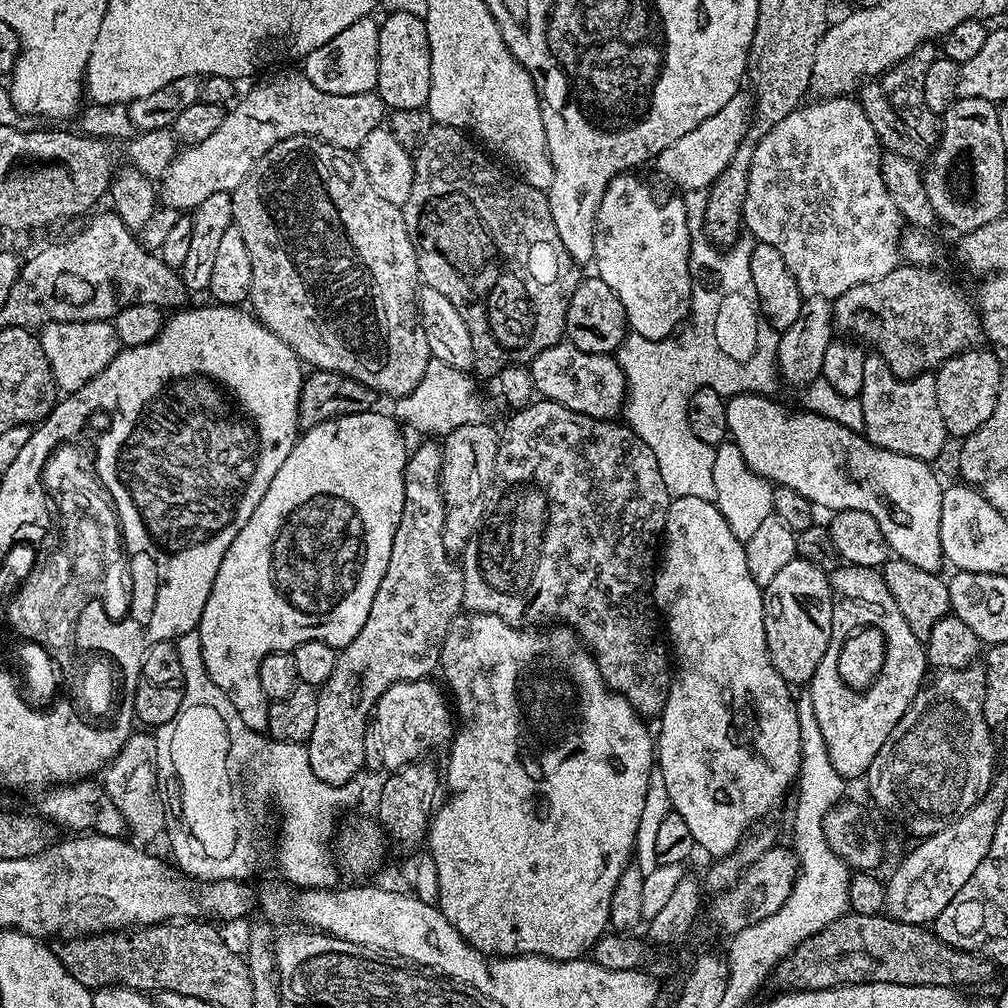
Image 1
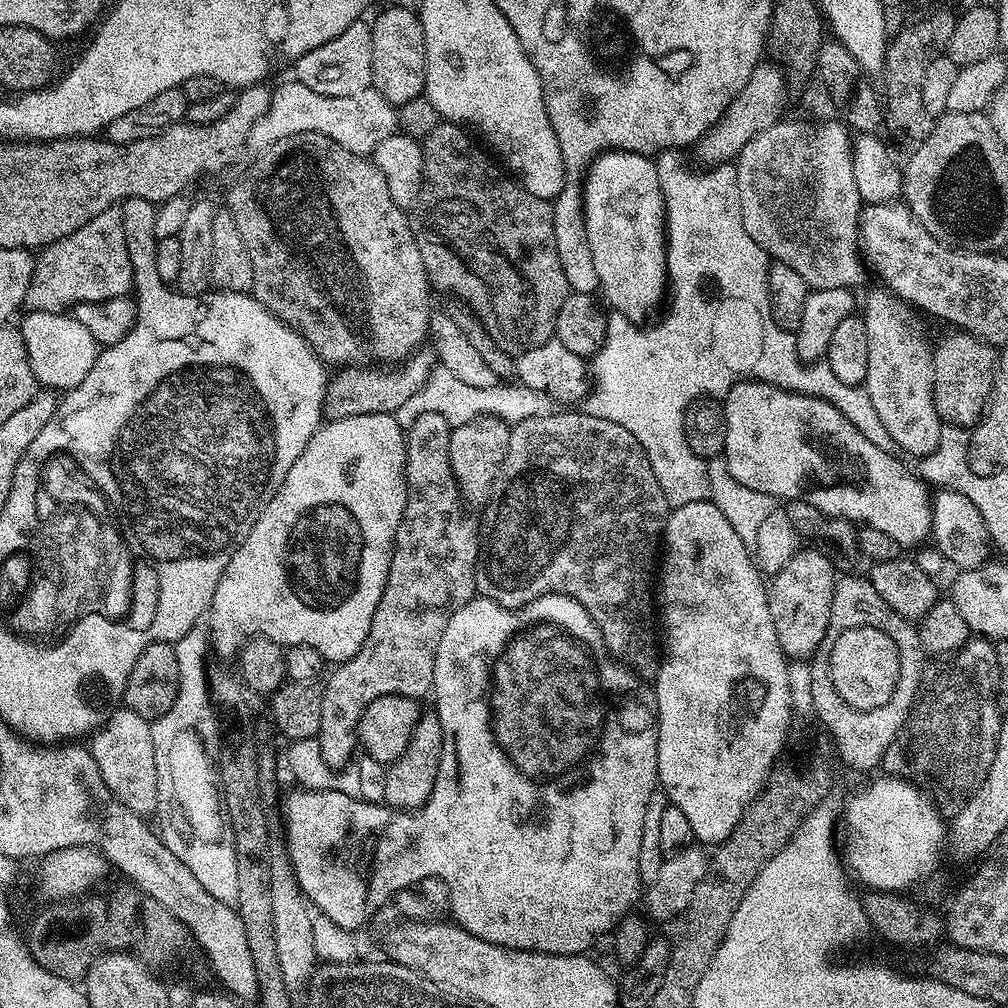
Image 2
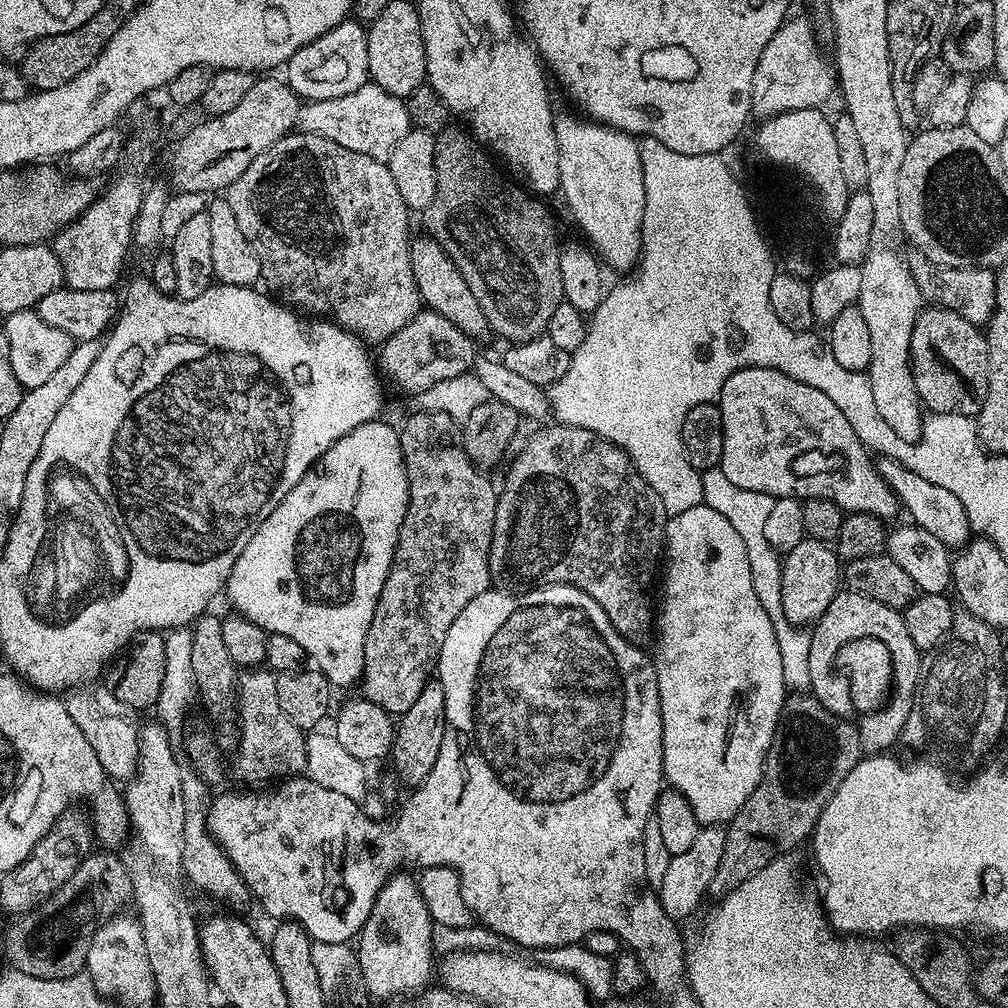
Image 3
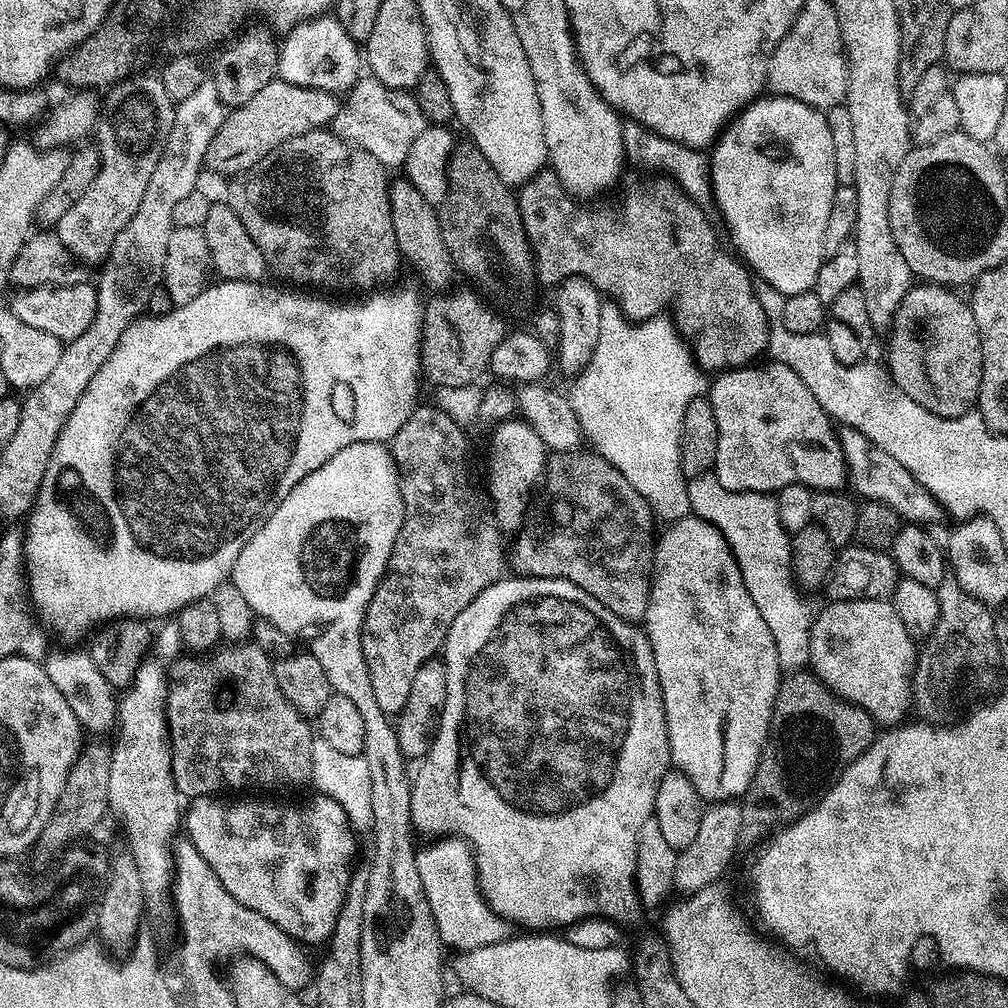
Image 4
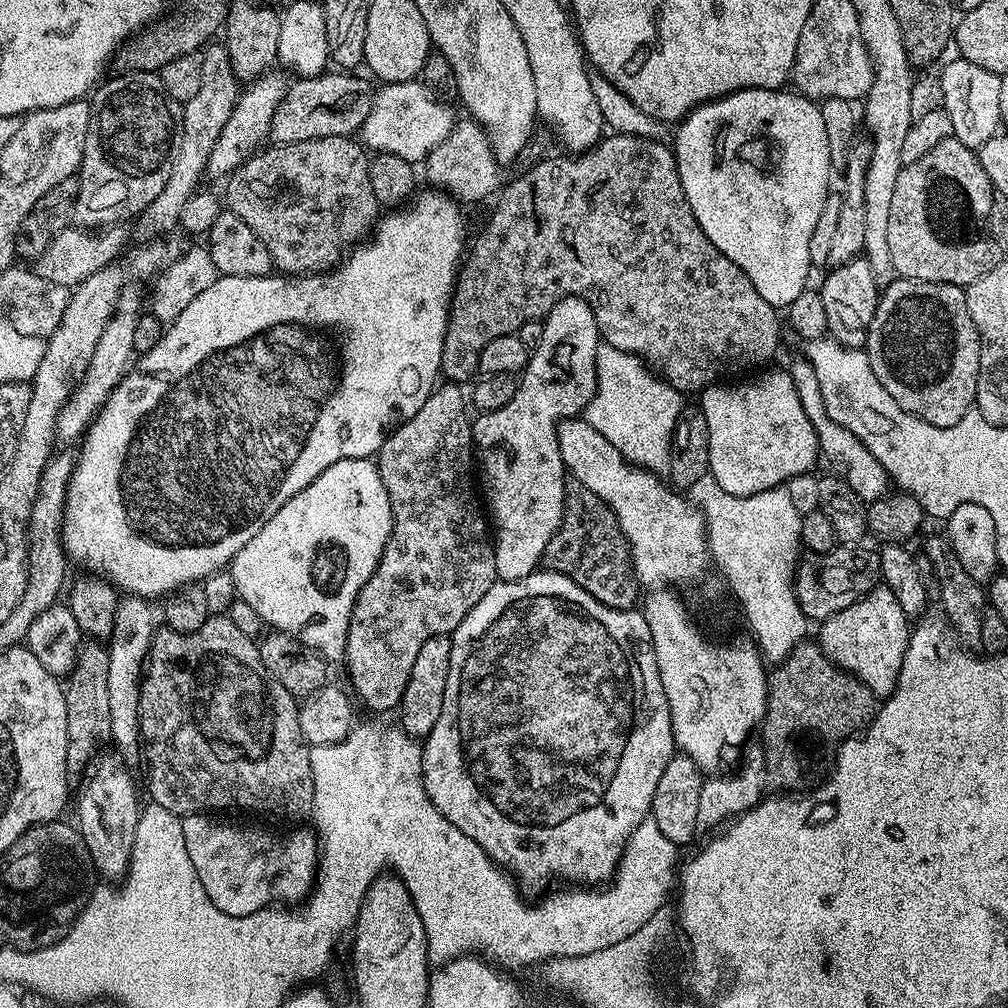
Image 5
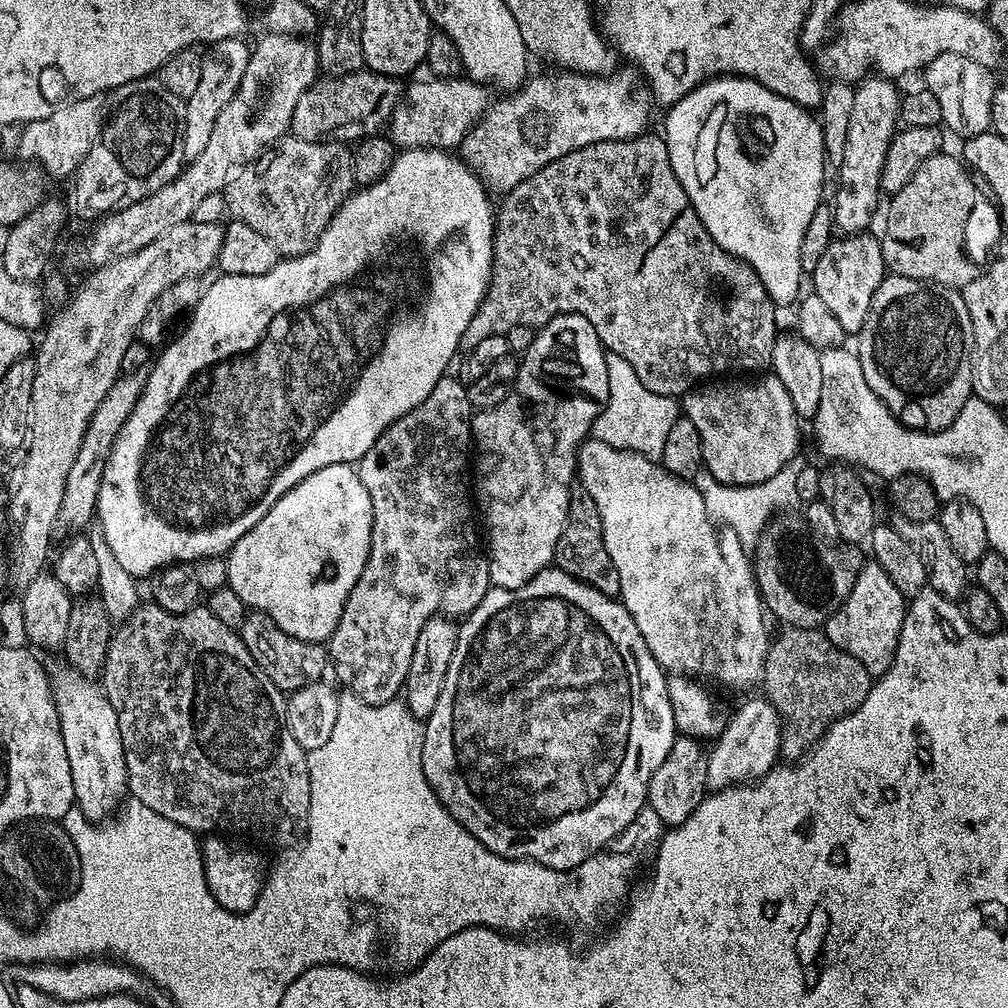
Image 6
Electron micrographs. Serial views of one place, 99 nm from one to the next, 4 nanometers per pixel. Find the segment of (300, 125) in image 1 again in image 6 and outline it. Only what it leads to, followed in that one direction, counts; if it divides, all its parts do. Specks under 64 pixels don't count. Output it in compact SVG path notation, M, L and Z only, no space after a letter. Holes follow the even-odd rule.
M427 78L403 89L400 104L386 125L387 135L397 149L442 148L459 149L466 134L483 118L490 107L489 89L474 80Z

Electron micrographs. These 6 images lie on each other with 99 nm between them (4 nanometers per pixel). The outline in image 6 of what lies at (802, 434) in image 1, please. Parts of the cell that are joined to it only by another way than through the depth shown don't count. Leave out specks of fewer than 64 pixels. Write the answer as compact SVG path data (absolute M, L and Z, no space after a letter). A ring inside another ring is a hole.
M771 374L764 375L761 380L732 380L736 378L728 378L725 379L728 380L725 384L704 382L699 386L689 388L682 397L683 415L687 416L690 422L694 422L694 426L698 430L698 438L702 438L704 468L708 475L718 478L718 482L723 484L757 484L758 482L766 482L770 478L774 478L774 474L778 474L778 470L782 470L782 466L786 466L790 461L797 459L798 453L796 451L800 448L800 427L802 427L802 421L794 410L794 402L790 402L790 394L787 392L786 386L782 386L782 382L778 382L776 376Z

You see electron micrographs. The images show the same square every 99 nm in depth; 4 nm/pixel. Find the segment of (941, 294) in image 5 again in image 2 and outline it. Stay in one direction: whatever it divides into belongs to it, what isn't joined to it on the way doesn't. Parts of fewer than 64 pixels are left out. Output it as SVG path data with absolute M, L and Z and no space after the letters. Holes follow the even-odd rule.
M952 330L949 336L934 344L931 354L932 397L941 421L945 425L958 424L965 430L971 429L984 412L992 389L997 357L993 345L985 344L969 332Z

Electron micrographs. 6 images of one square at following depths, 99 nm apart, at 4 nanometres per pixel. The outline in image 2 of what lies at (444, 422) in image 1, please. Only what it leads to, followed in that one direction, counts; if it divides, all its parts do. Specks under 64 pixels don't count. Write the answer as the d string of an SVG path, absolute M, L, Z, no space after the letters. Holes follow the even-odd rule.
M436 366L433 367L430 378L422 386L422 390L418 390L414 398L402 402L402 406L398 406L394 415L400 427L407 430L415 420L422 418L422 414L442 414L442 418L446 418L446 422L453 426L465 424L479 416L493 416L505 420L511 426L526 418L548 416L553 410L554 401L546 394L542 394L542 390L530 390L530 386L519 382L497 382L494 386L485 388L469 386L466 382L458 382L458 378L450 374L450 370Z

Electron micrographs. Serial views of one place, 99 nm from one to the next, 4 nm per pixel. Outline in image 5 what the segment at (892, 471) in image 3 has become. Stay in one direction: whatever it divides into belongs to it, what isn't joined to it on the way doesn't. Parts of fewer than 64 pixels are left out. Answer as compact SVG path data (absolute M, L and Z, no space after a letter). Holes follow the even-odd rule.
M796 354L789 364L786 364L786 371L790 374L790 382L794 382L794 390L798 390L798 399L802 402L802 410L806 418L810 418L810 426L814 426L814 434L818 438L821 457L826 461L833 473L843 476L844 481L862 498L865 502L871 502L888 495L890 491L890 477L885 472L882 462L866 450L866 446L854 434L850 434L844 426L838 426L834 418L826 414L826 402L822 398L822 390L819 389L818 376L814 374L814 366L804 359L803 355Z

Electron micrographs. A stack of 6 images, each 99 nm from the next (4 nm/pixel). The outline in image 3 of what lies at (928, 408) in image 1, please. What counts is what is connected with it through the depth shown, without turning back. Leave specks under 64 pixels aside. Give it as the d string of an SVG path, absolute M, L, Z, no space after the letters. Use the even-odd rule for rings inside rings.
M879 244L869 251L859 265L862 294L858 306L870 330L868 381L870 390L874 390L874 406L878 406L882 422L886 422L886 426L890 426L898 438L914 441L920 439L926 415L912 373L912 335L916 317L922 311L922 297L913 269L908 269L899 250L888 244Z

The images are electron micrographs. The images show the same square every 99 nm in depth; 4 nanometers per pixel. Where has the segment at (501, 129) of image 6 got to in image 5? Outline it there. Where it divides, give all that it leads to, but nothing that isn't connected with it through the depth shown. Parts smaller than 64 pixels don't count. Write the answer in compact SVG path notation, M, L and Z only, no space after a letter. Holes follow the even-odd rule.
M471 118L457 119L452 132L446 134L446 138L442 138L434 150L430 150L428 159L423 161L422 172L423 168L433 189L448 193L453 200L464 206L476 204L488 195L491 197L502 184L502 165L492 153L488 133Z

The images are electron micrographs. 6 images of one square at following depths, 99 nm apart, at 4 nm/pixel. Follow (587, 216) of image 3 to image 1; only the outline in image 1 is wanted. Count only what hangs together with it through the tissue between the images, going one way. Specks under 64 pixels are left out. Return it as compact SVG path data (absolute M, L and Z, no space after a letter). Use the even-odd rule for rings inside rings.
M621 174L616 176L606 186L606 194L602 194L602 202L596 211L594 272L595 275L600 276L602 281L606 282L607 286L610 286L610 289L614 290L614 294L622 302L627 327L635 335L647 340L666 340L690 316L692 275L688 259L694 236L693 233L688 233L690 225L683 195L672 194L676 196L670 197L665 204L659 204L655 194L642 181L635 180L632 176L635 175Z

